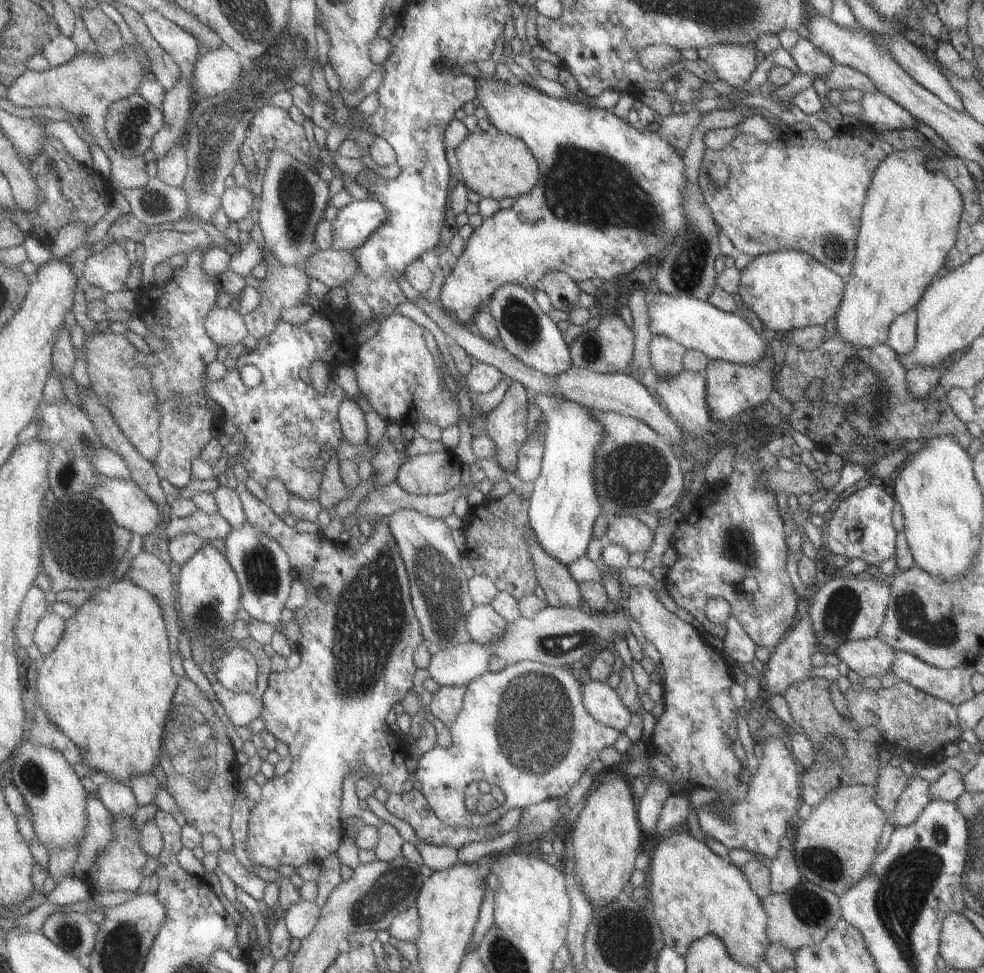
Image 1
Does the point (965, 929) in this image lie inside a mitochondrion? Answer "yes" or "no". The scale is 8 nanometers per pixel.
no

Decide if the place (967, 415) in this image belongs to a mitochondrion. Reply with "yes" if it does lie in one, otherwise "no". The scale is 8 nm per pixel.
no

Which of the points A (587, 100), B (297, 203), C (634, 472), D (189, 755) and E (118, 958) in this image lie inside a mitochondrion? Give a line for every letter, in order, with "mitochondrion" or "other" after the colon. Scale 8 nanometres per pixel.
A: other
B: mitochondrion
C: mitochondrion
D: mitochondrion
E: mitochondrion

